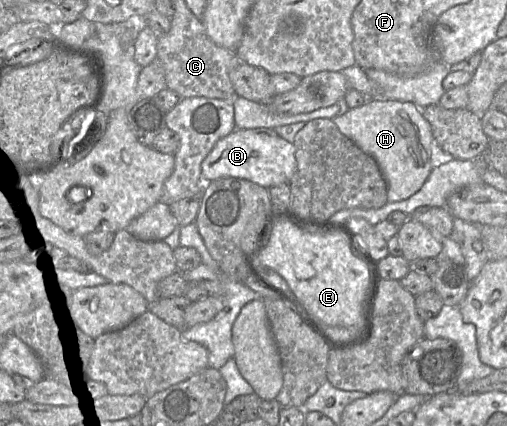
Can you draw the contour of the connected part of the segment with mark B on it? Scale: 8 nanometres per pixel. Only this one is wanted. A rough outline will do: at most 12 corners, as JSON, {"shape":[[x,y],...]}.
{"shape":[[270,128],[235,129],[201,164],[267,189],[297,173],[295,147]]}

